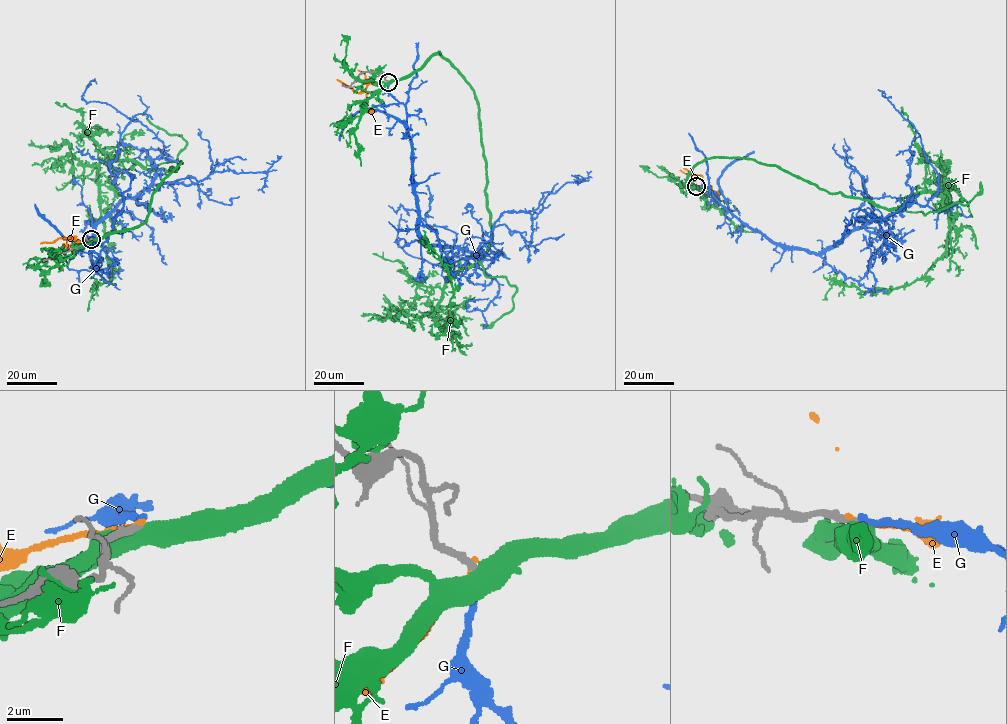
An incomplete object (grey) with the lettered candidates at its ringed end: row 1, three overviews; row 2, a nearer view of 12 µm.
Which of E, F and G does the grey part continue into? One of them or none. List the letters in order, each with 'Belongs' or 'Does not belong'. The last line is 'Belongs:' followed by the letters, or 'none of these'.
E: Does not belong
F: Does not belong
G: Belongs
Belongs: G

